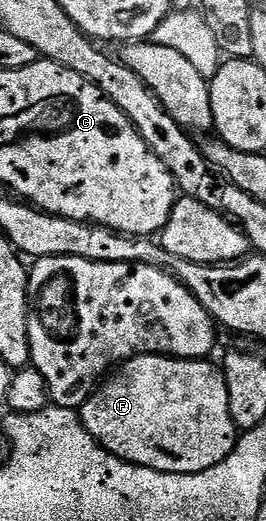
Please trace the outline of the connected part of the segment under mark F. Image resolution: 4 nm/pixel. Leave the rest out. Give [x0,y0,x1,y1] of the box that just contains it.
[79,355,238,473]

